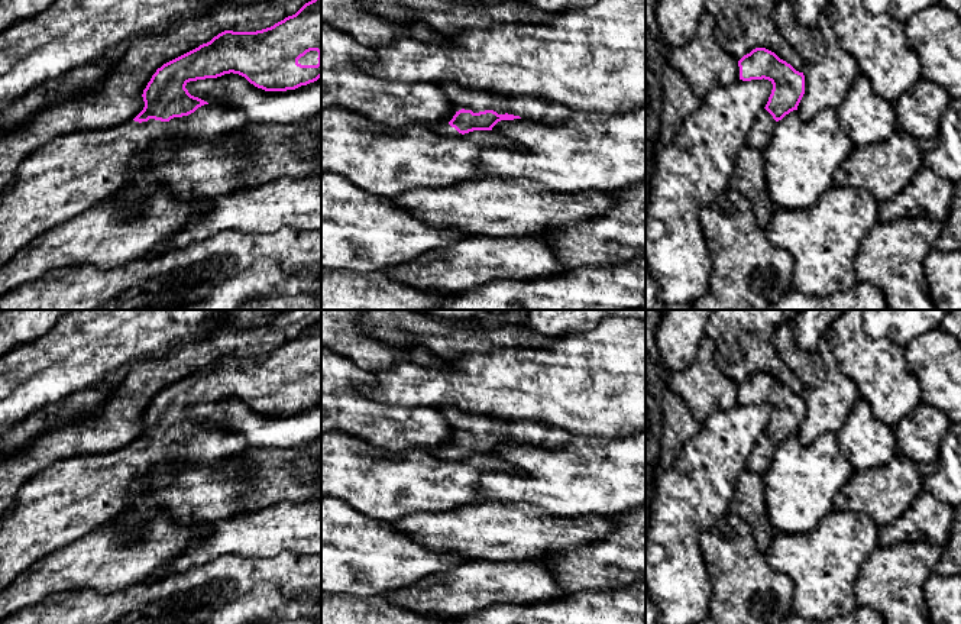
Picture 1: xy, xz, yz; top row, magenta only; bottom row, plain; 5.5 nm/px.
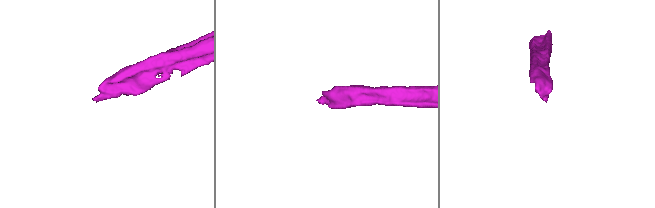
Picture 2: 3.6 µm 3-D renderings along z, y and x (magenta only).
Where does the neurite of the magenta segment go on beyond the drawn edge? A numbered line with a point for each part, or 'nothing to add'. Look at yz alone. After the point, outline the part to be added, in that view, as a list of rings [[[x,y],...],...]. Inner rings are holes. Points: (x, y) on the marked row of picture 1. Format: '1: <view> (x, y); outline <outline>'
1: yz (761, 131); outline [[[766,109],[760,110],[754,125],[751,126],[747,145],[763,152],[771,140],[774,127],[776,120],[773,116]]]

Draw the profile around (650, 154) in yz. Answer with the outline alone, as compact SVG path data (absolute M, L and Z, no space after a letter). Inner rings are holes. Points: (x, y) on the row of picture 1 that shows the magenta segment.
M653 140L651 148L645 152L645 210L650 200L650 171L659 149L659 143Z

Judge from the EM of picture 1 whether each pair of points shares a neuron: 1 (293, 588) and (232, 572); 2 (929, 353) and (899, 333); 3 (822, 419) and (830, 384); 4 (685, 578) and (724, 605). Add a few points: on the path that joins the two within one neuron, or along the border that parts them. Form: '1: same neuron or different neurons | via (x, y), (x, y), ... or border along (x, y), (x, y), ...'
1: same neuron | via (278, 574), (275, 571), (246, 571)
2: different neurons | border along (940, 325), (919, 333), (905, 348)
3: same neuron | via (827, 410), (830, 393)
4: different neurons | border along (704, 562), (711, 585), (709, 608)

